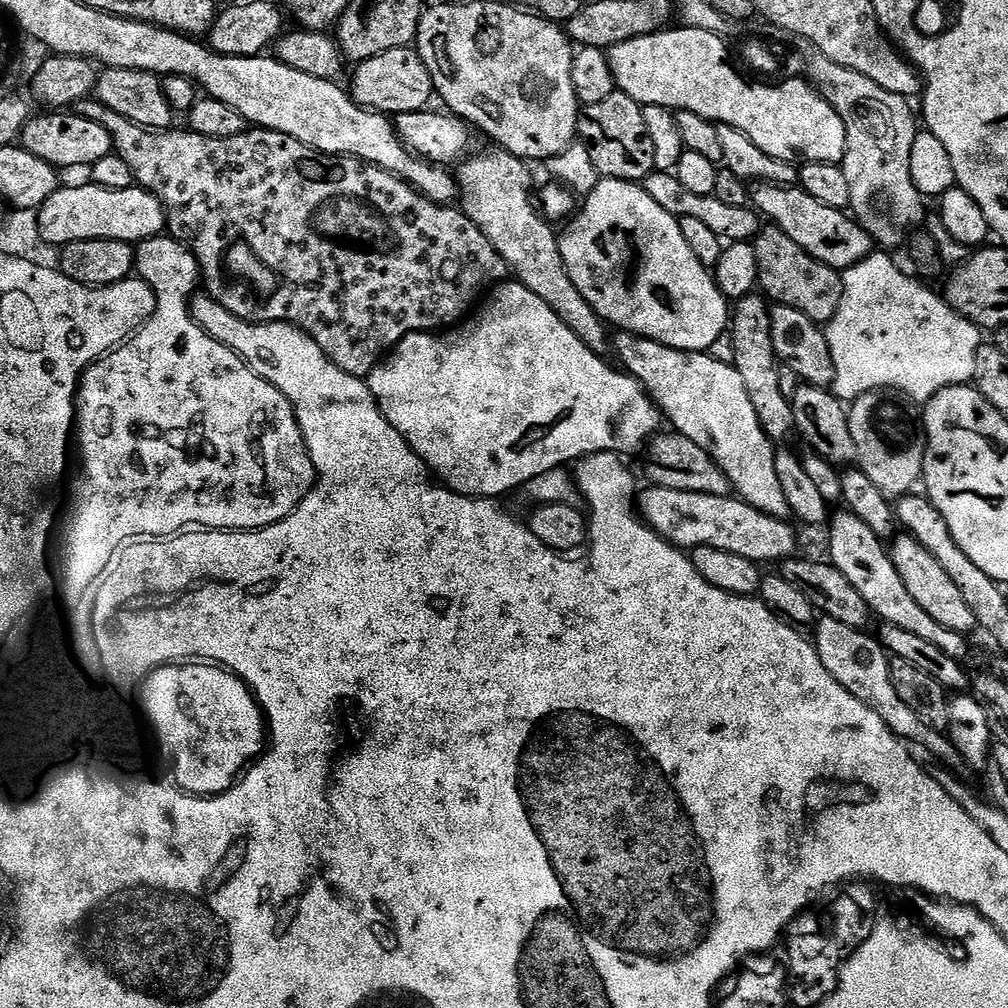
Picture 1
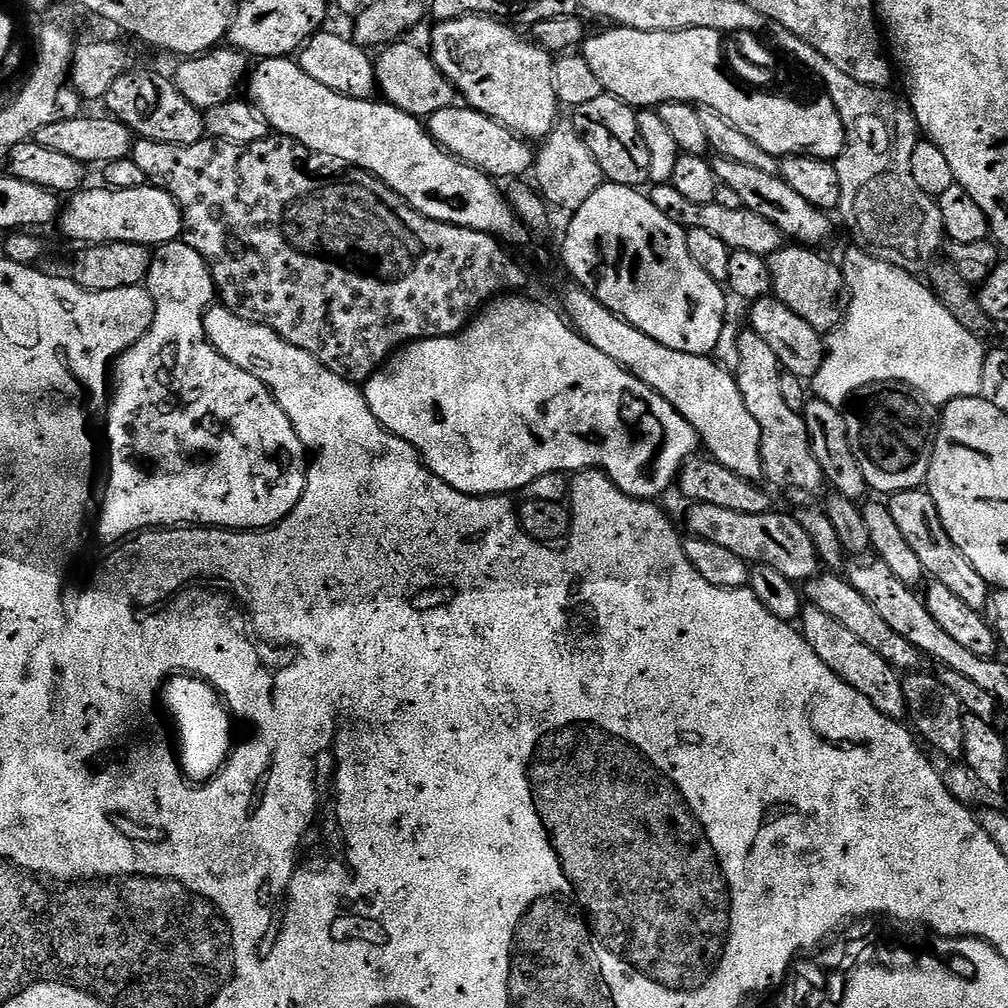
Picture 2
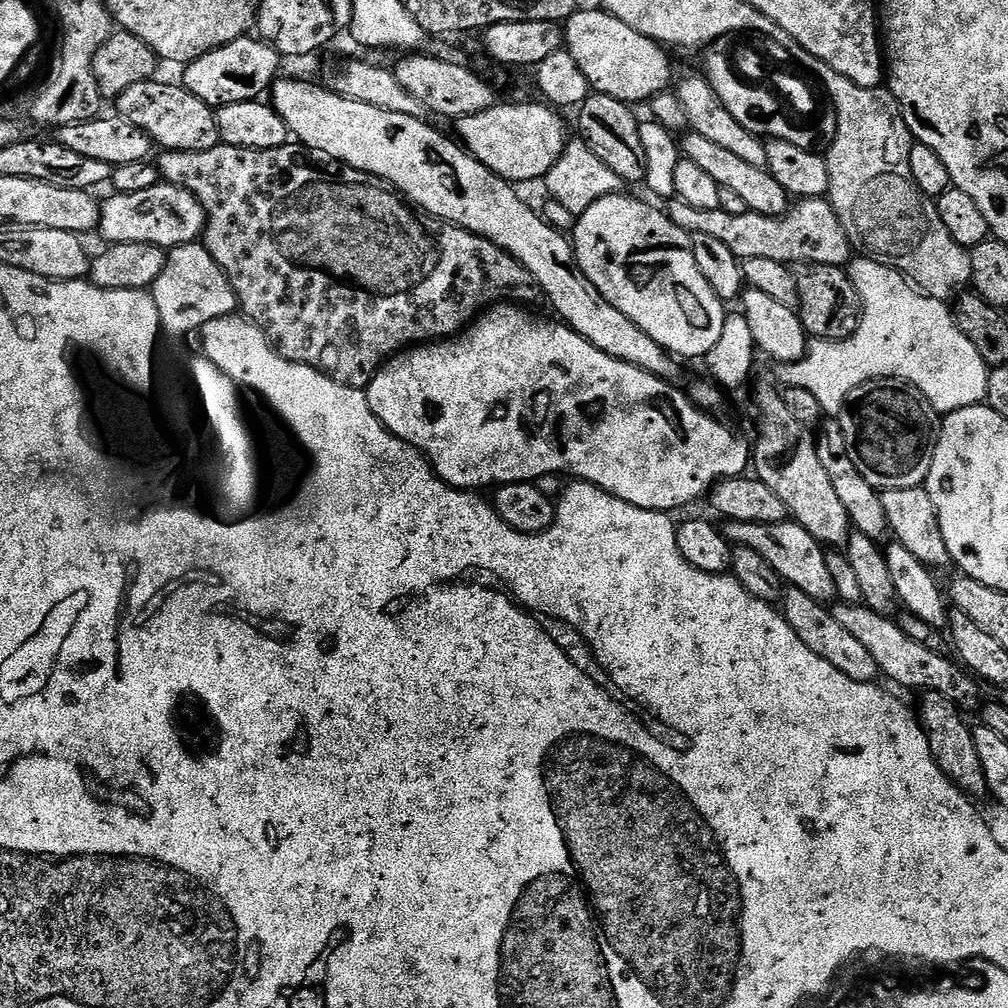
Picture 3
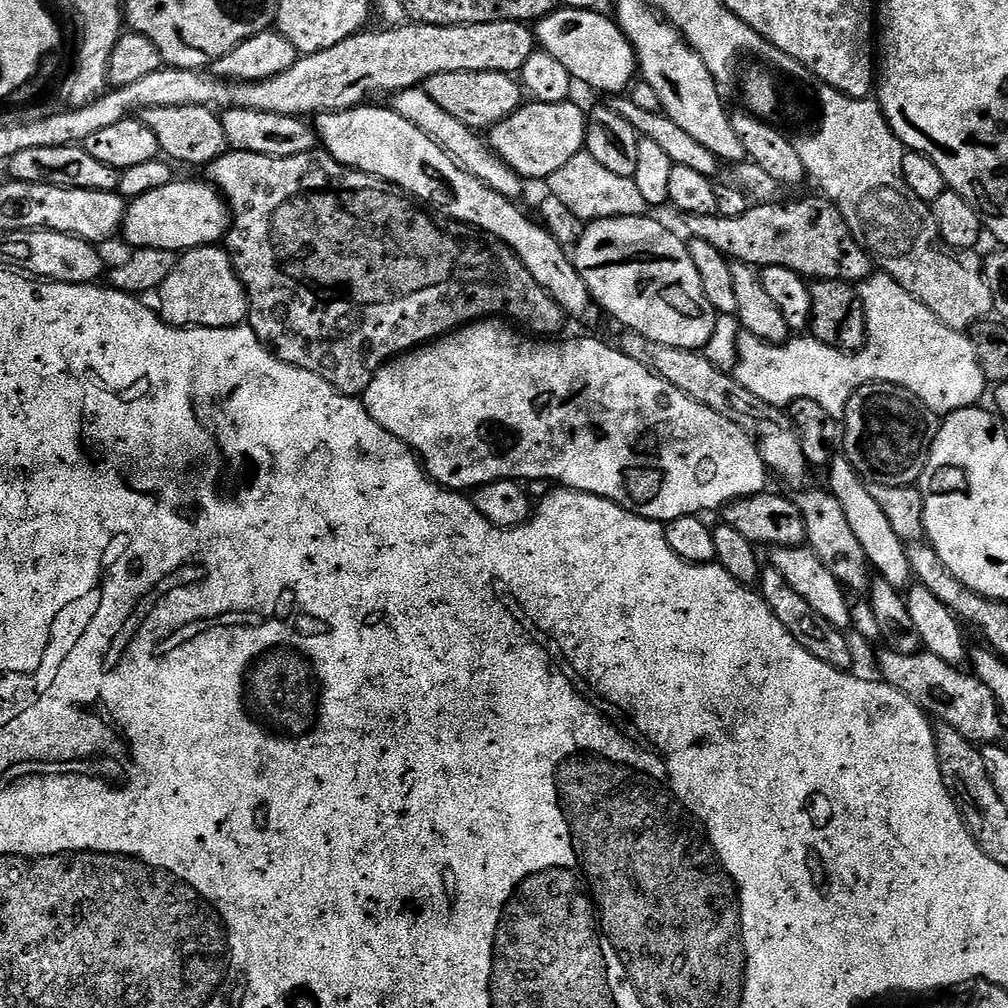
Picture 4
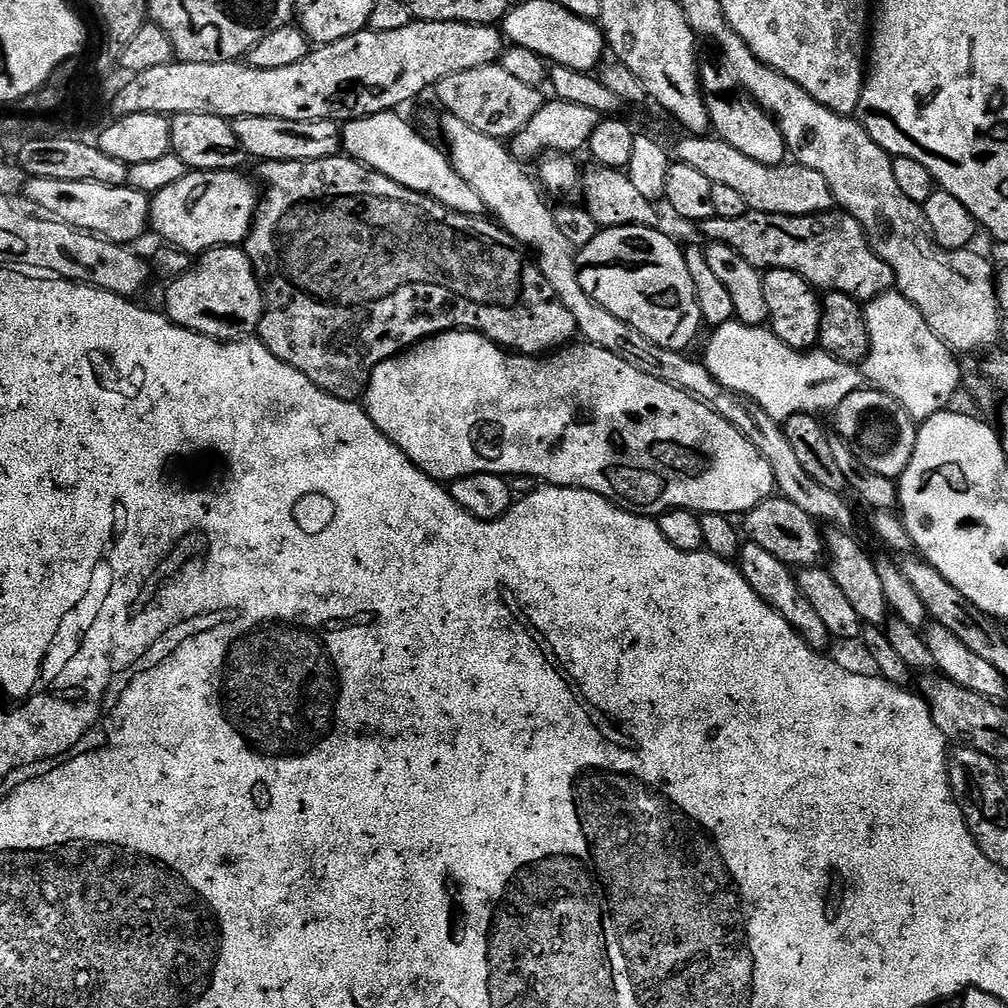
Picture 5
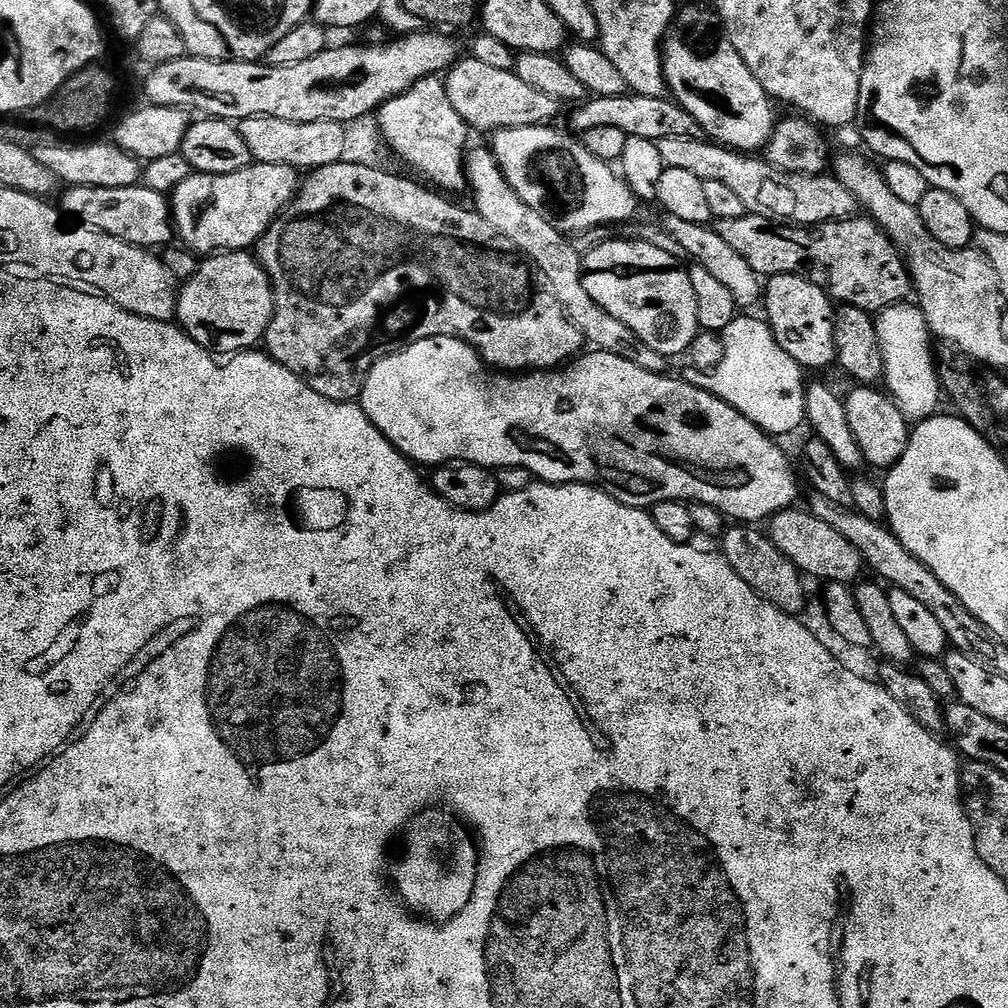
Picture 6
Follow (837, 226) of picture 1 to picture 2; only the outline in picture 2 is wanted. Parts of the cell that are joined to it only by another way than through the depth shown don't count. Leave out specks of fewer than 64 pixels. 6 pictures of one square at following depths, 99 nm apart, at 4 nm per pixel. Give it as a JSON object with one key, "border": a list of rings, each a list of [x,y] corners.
{"border":[[[723,158],[713,159],[712,169],[720,184],[730,186],[730,190],[737,192],[744,207],[766,218],[766,222],[773,224],[789,241],[800,246],[821,246],[831,238],[833,217],[820,208],[810,206],[806,198],[800,197],[791,186],[786,186],[780,175],[766,174],[762,170],[754,170],[754,166]]]}

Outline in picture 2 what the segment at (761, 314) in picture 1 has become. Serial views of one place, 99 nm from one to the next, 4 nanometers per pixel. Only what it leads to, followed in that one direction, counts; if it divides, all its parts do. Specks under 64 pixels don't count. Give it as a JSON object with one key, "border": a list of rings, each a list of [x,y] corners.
{"border":[[[745,330],[736,340],[736,368],[734,375],[736,385],[746,402],[746,410],[754,417],[754,422],[758,422],[760,431],[760,457],[764,467],[763,479],[769,480],[776,488],[793,488],[796,492],[816,492],[821,487],[825,487],[824,471],[822,466],[818,466],[818,458],[814,458],[814,450],[810,446],[810,438],[806,430],[806,422],[803,415],[790,406],[786,406],[786,401],[782,399],[781,383],[782,378],[778,354],[770,350],[770,346],[754,331]]]}

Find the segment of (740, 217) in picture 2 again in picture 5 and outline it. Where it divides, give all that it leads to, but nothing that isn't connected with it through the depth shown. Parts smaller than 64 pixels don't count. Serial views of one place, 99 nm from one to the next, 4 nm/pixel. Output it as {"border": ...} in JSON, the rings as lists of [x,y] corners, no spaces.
{"border":[[[749,210],[742,218],[712,216],[703,221],[702,228],[709,241],[738,250],[750,266],[790,270],[817,290],[850,294],[861,302],[893,291],[896,275],[874,254],[860,223],[853,216],[836,215],[835,211],[821,212],[818,216],[787,216]]]}

